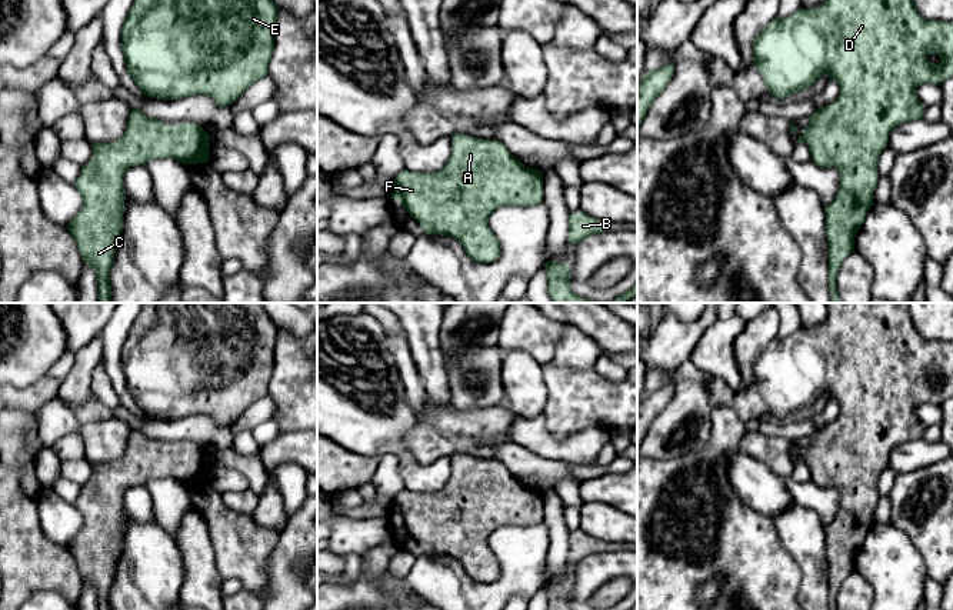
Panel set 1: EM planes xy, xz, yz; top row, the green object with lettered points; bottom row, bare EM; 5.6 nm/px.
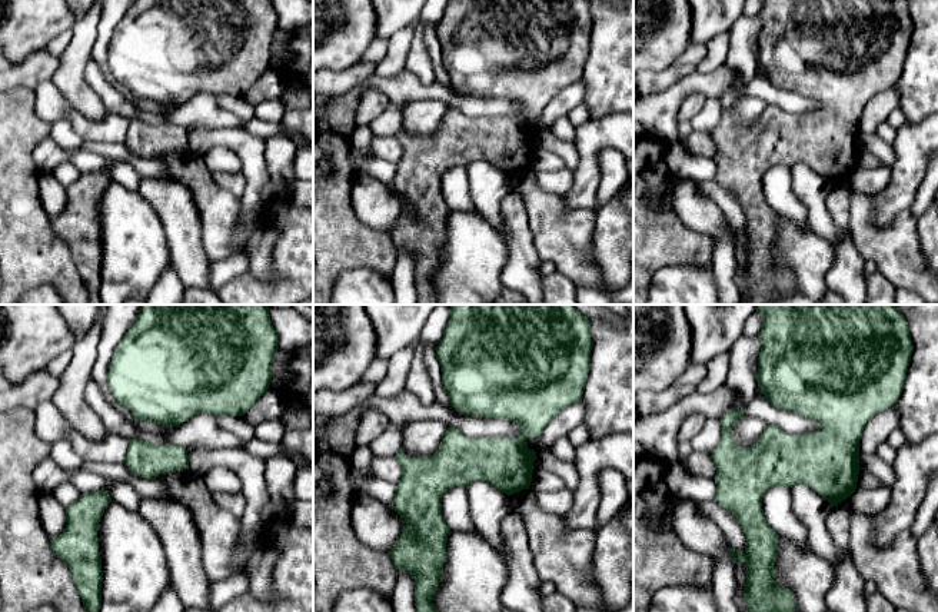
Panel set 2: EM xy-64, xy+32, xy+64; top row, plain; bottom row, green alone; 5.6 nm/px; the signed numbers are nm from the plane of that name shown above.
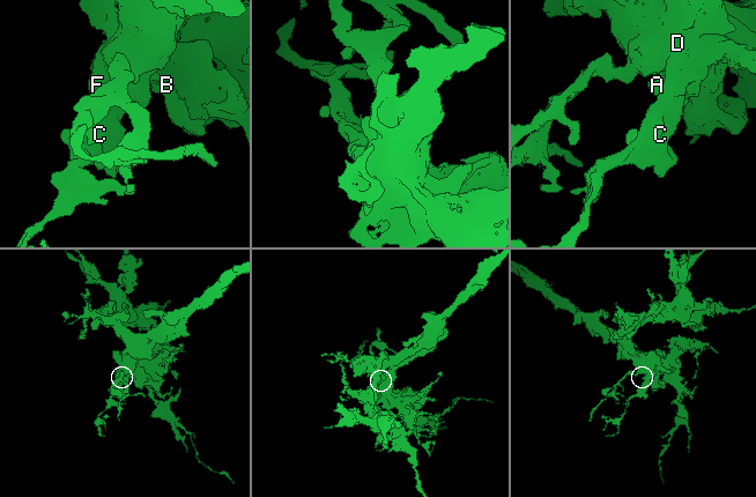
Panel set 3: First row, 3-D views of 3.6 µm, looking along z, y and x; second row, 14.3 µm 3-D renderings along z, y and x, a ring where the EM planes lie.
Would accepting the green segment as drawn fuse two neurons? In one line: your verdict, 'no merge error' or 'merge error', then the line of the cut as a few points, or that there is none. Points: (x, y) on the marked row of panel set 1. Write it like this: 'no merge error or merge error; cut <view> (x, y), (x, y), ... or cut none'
no merge error; cut none

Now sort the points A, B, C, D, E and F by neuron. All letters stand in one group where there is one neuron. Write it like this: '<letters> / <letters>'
A B C D E F

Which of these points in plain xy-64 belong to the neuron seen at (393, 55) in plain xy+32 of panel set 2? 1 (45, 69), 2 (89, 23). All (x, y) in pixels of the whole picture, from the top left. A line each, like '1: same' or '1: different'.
1: different
2: same

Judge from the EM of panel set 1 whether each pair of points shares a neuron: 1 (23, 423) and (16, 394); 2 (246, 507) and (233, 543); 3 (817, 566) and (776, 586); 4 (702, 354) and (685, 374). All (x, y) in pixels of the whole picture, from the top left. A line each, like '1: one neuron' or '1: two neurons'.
1: two neurons
2: two neurons
3: two neurons
4: two neurons

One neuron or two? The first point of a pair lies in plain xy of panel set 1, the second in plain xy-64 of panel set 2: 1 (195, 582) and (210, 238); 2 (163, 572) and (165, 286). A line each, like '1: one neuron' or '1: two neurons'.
1: two neurons
2: two neurons

